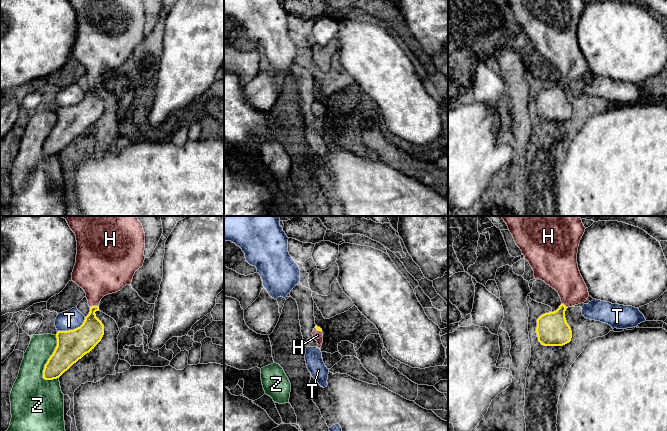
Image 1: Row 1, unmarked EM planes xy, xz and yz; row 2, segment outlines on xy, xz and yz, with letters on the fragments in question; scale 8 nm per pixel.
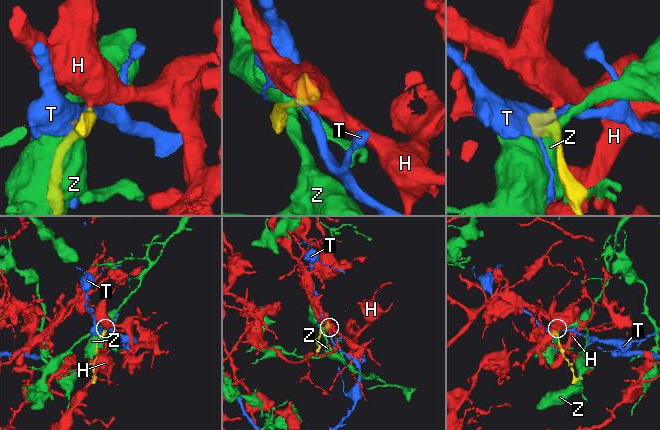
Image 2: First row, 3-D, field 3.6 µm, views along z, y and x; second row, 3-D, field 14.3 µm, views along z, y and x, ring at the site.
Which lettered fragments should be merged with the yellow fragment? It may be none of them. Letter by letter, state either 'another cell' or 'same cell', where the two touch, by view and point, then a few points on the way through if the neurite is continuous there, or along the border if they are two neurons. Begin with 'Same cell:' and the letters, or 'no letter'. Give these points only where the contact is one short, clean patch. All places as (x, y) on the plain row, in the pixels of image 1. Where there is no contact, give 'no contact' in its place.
Same cell: H
H: same cell; meets yellow in xy at (94, 82); runs through xy (89, 110), (94, 82), (97, 51)
T: another cell; meets yellow in xy at (74, 105)
Z: another cell; meets yellow in xy at (49, 134)

